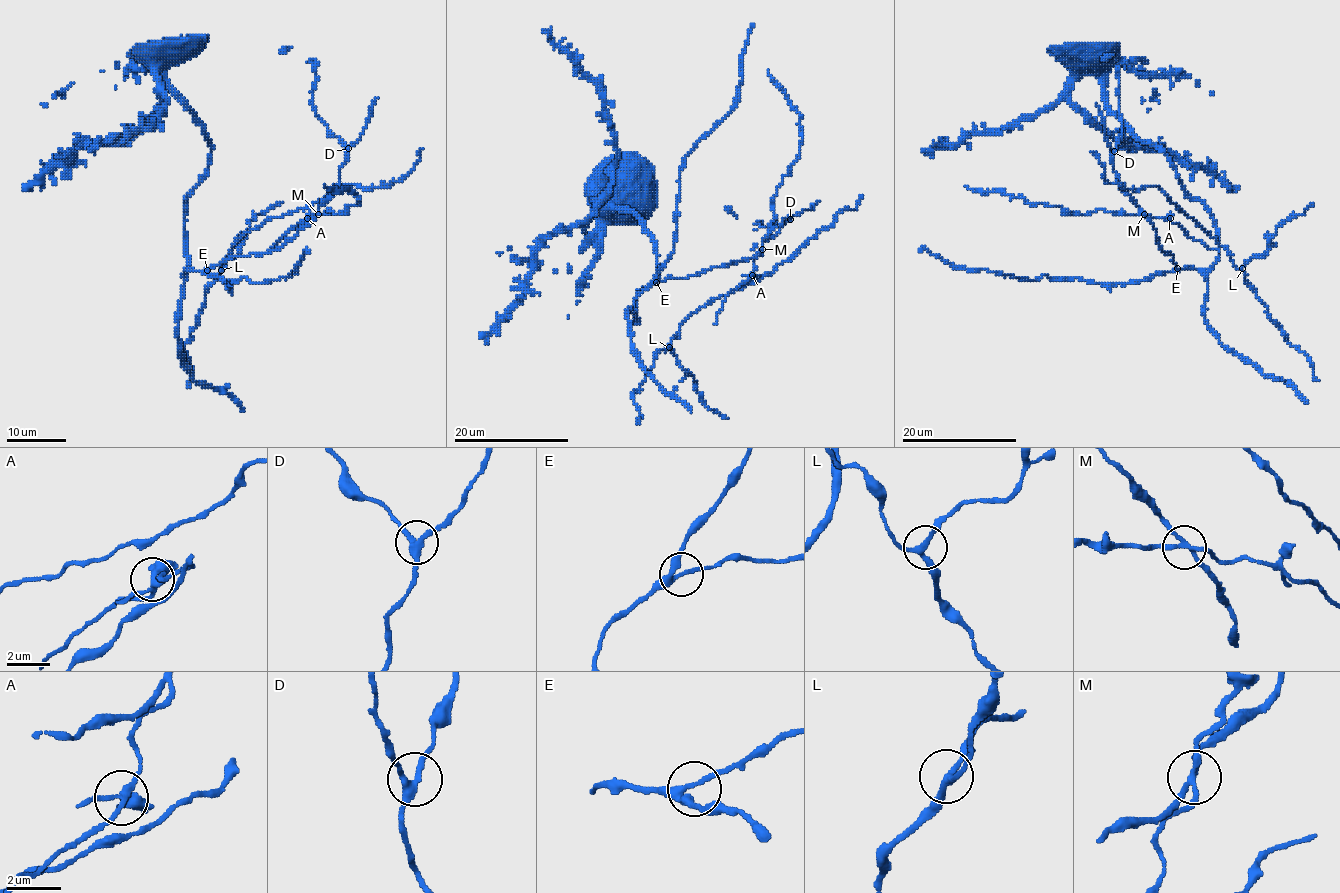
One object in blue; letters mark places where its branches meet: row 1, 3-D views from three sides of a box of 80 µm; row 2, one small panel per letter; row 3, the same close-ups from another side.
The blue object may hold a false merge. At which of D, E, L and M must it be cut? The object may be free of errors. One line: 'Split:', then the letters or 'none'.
Split: M

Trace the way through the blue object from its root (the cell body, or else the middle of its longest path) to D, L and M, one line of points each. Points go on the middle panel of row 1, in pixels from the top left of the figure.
D: (636, 323), (634, 297), (652, 285), (752, 259), (783, 220), (790, 219)
L: (636, 323), (634, 297), (656, 282), (689, 277), (760, 252), (752, 282), (692, 313), (669, 347)
M: (636, 323), (634, 297), (656, 282), (669, 277), (689, 277), (717, 266), (743, 262), (752, 259), (762, 249)

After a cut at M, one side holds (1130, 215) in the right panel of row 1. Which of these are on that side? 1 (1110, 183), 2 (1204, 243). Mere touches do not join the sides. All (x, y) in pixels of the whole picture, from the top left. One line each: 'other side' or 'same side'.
1: other side
2: same side

